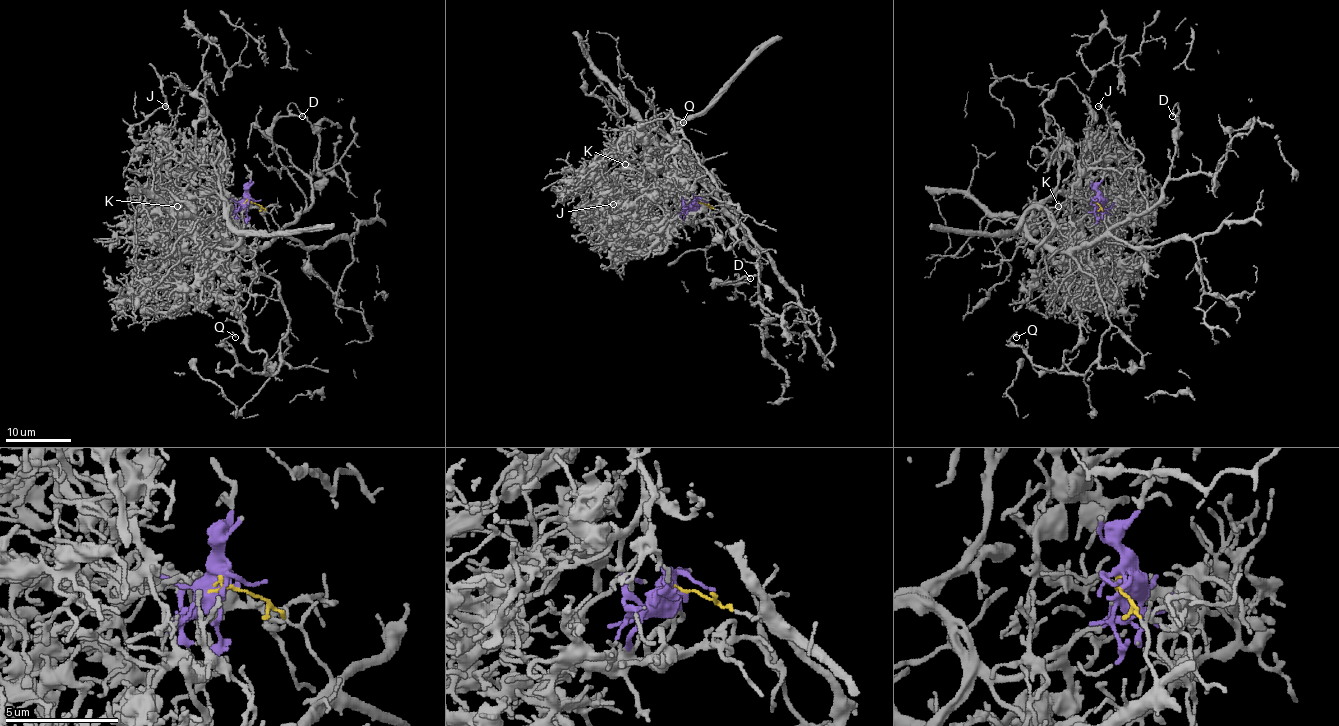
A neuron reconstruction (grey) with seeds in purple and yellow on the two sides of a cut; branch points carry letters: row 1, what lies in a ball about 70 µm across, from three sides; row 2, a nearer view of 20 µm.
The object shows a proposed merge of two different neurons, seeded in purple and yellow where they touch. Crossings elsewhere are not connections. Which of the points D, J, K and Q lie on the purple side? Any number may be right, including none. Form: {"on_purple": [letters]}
{"on_purple": ["J", "K"]}

